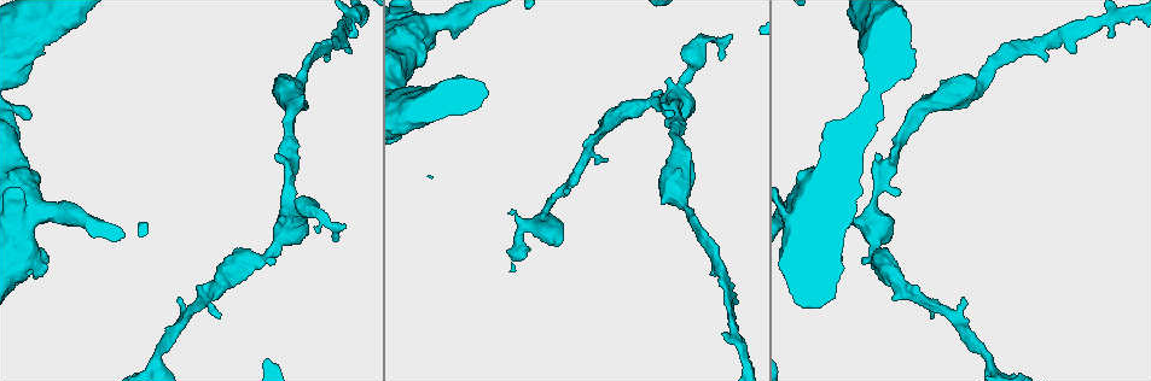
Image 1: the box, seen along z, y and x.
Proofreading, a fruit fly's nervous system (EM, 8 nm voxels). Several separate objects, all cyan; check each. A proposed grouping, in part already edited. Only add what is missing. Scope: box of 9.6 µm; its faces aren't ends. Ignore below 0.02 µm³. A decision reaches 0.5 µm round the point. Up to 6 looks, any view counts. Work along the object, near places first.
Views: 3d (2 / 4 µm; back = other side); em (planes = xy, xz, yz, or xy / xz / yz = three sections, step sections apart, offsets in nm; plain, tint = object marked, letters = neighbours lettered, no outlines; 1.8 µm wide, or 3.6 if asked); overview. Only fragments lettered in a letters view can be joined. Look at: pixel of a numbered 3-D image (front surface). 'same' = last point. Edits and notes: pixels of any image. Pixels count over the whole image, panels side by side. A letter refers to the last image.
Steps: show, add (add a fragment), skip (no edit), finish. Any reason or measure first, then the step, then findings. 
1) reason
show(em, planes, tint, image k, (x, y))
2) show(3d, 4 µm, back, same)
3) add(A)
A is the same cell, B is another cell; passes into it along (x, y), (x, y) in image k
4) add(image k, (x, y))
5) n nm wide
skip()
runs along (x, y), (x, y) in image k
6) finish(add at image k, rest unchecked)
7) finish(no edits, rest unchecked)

thick turns thin
show(3d, 2 µm, image 1, (39, 258))

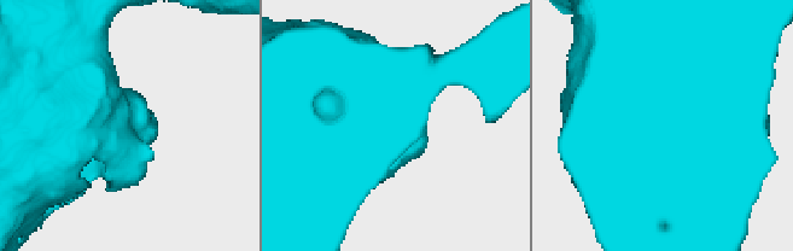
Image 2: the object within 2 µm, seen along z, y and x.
now the EM
show(em, xz, step 4, tint, image 2, (126, 122))

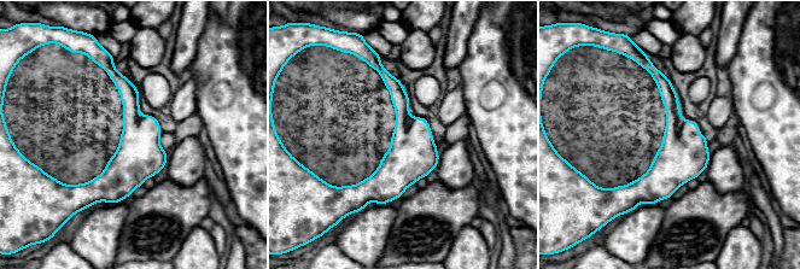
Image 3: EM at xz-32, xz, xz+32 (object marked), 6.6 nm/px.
show(em, planes, letters, same)

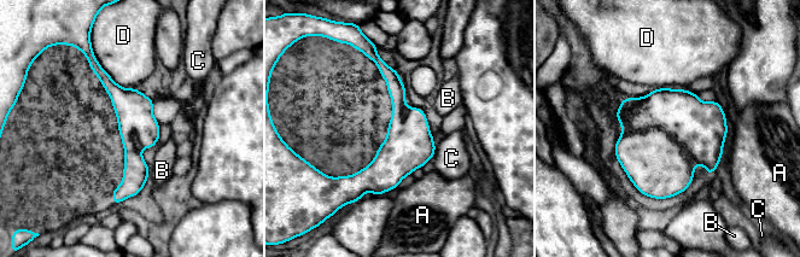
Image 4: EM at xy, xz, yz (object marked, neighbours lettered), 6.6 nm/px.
skip()
A, B, C and D are other cells; runs along (94, 63), (133, 109), (133, 180), (116, 197) in image 4; no lettered fragment goes on from it

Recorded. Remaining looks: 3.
a narrow waist
show(3d, 4 µm, back, image 1, (265, 260))

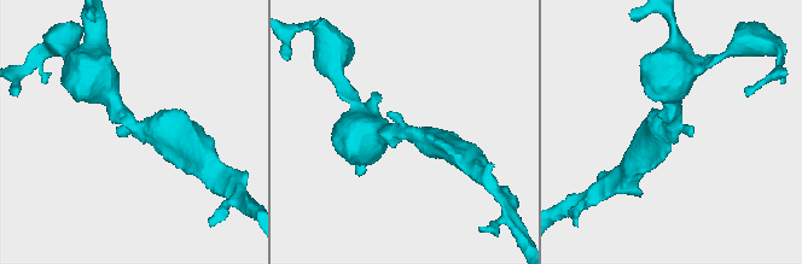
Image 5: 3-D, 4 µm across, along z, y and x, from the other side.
show(em, planes, plain, image 5, (674, 128))

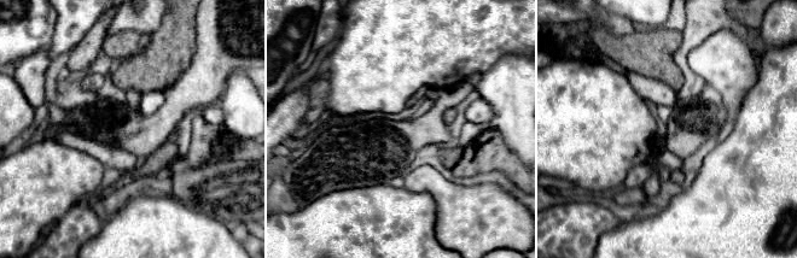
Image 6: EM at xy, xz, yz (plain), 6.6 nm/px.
what lies round it
show(em, planes, letters, same)

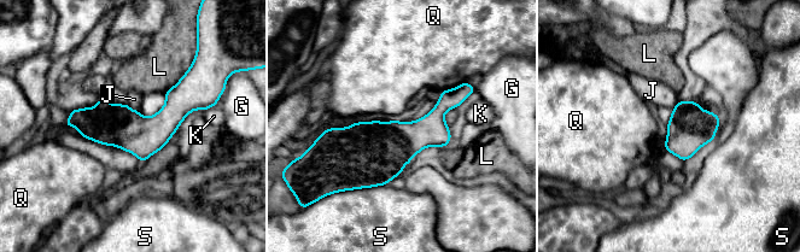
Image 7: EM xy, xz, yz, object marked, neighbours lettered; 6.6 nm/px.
280 nm wide
skip()
G, J, K, L, Q and S are other cells; none of them fits

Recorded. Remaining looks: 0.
finish(no edits, rest unchecked)

